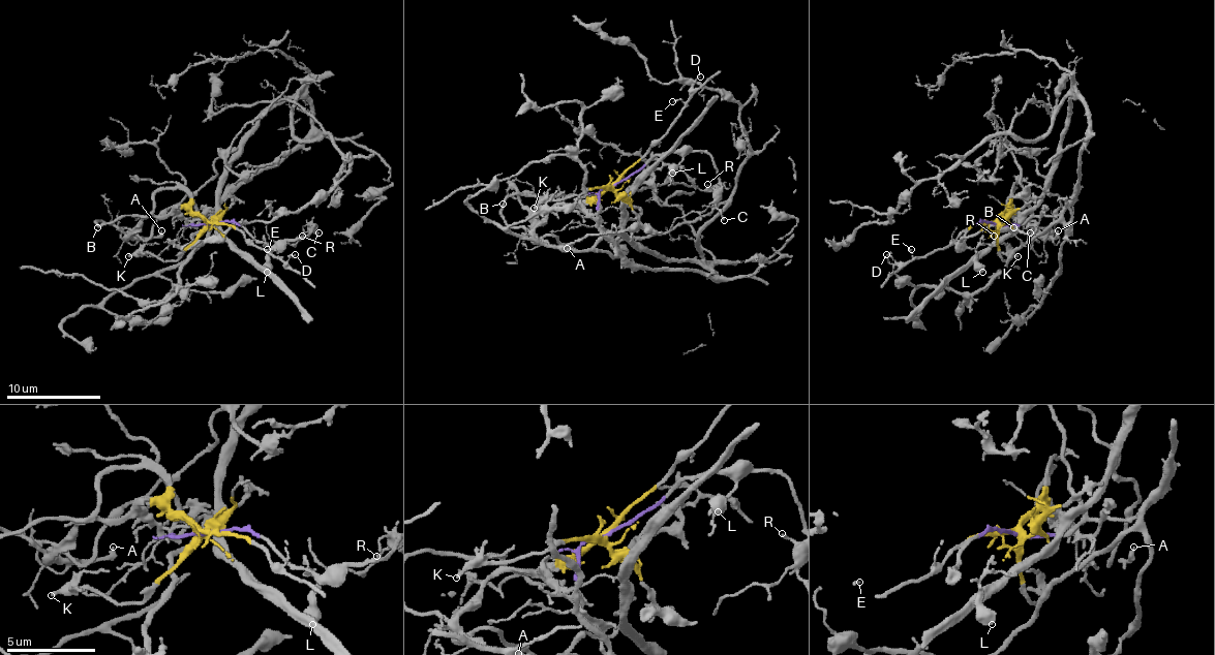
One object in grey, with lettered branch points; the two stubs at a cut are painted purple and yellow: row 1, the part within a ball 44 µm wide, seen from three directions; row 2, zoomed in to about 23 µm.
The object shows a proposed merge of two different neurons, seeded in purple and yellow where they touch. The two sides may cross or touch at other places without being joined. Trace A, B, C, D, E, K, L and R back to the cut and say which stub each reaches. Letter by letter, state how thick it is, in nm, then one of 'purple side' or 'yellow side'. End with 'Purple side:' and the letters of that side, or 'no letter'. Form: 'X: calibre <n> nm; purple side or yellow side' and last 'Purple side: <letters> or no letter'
A: calibre 280 nm; yellow side
B: calibre 190 nm; yellow side
C: calibre 170 nm; purple side
D: calibre 140 nm; yellow side
E: calibre 110 nm; yellow side
K: calibre 200 nm; yellow side
L: calibre 650 nm; purple side
R: calibre 80 nm; purple side
Purple side: C, L, R

